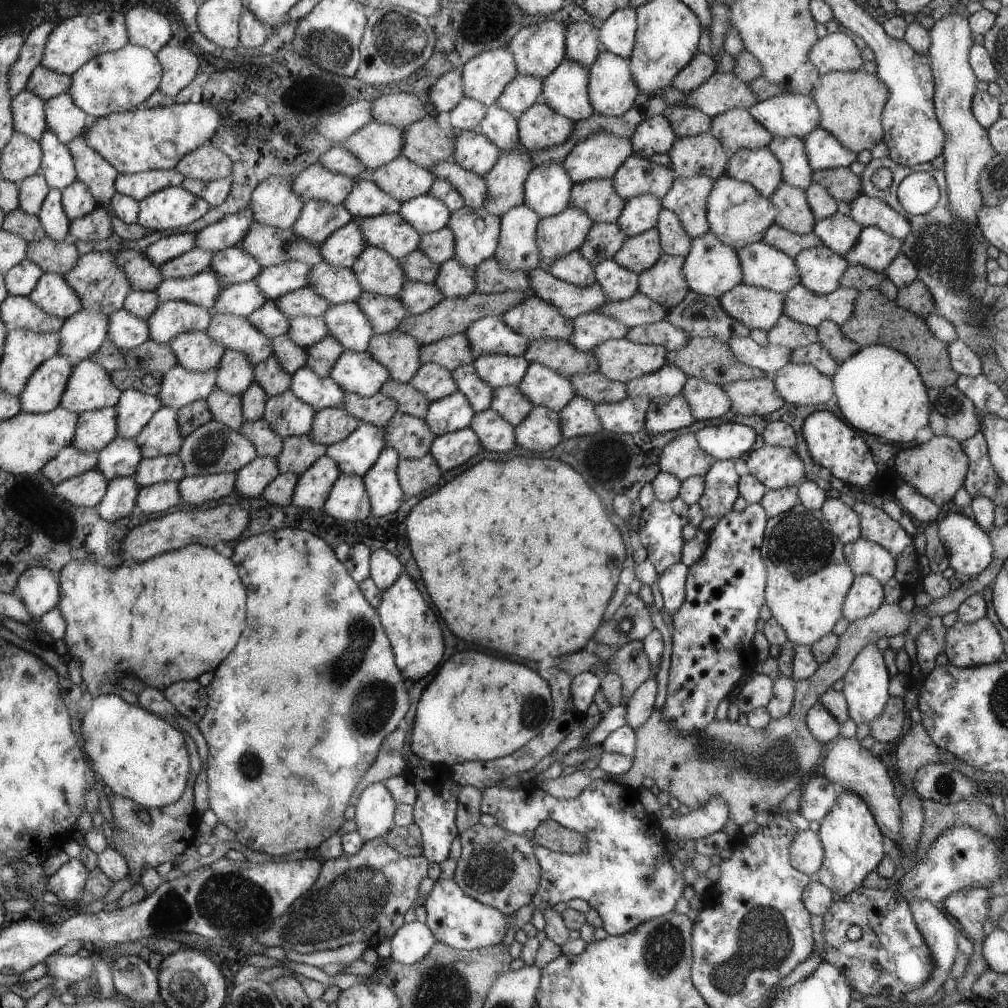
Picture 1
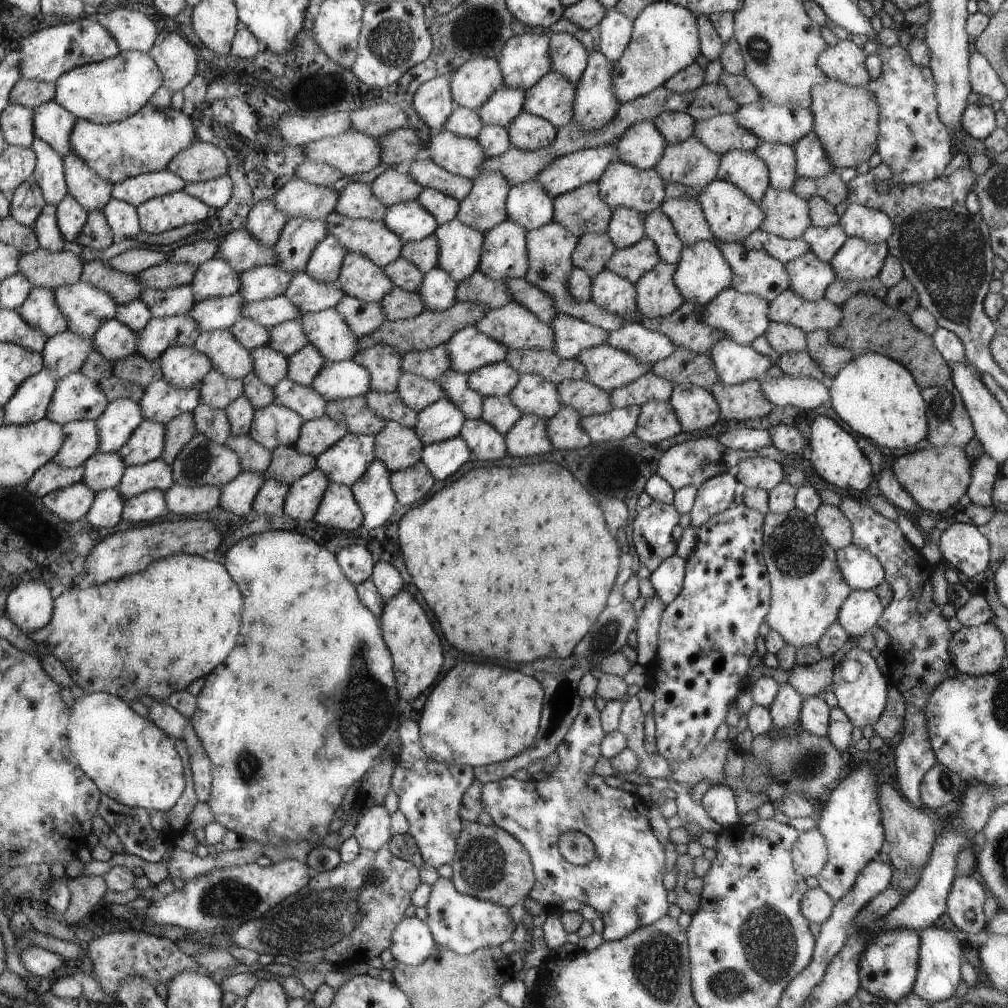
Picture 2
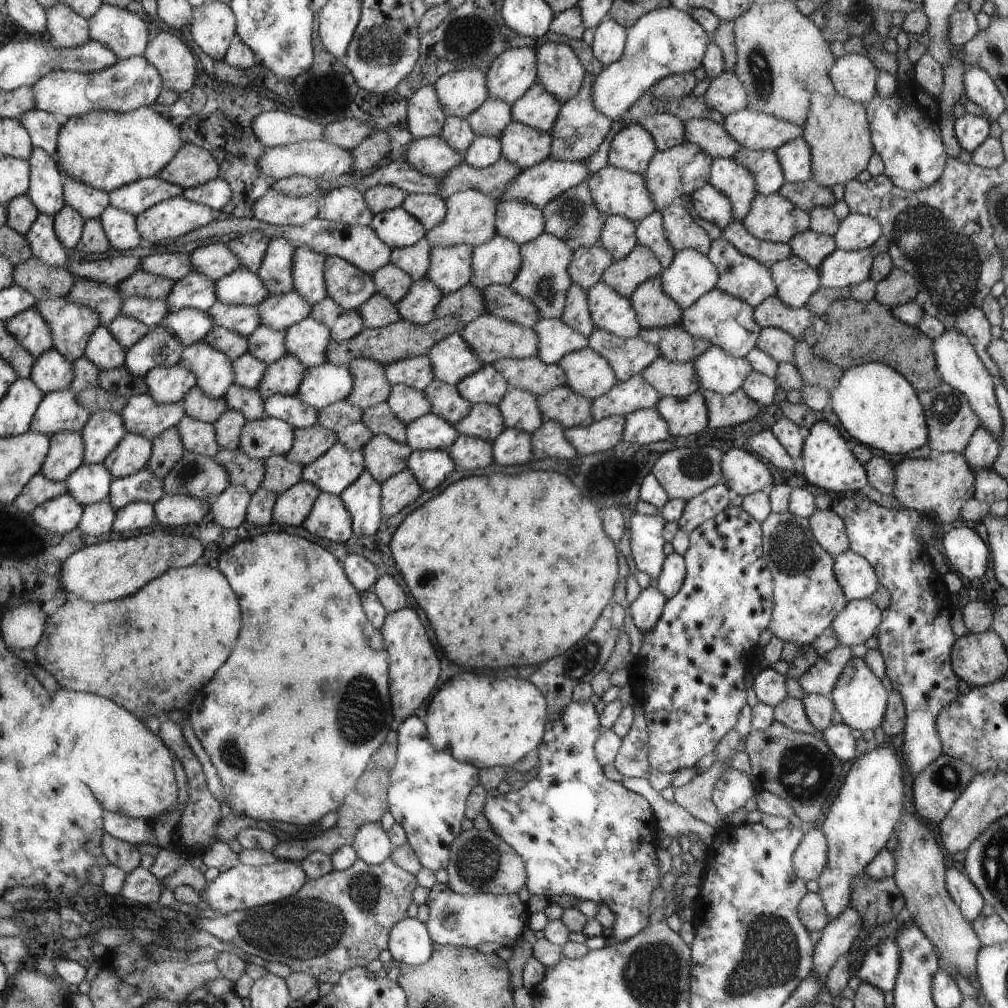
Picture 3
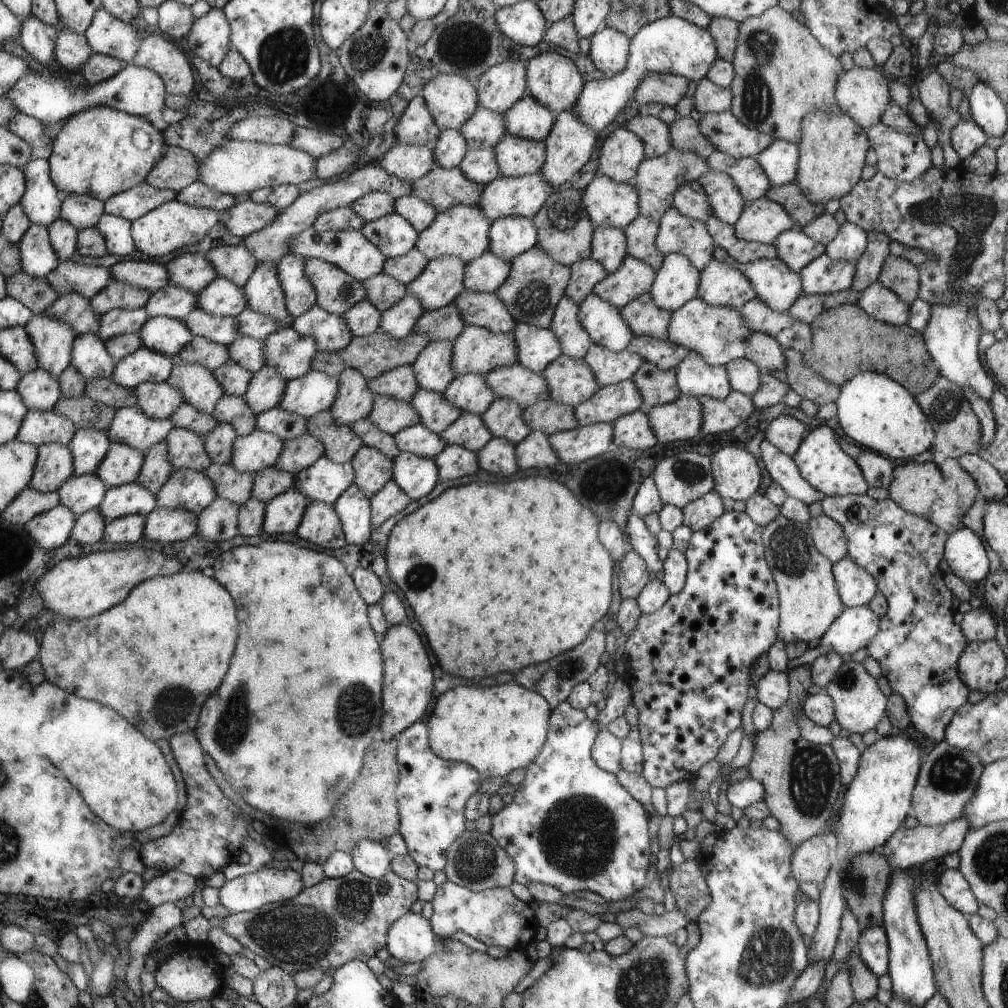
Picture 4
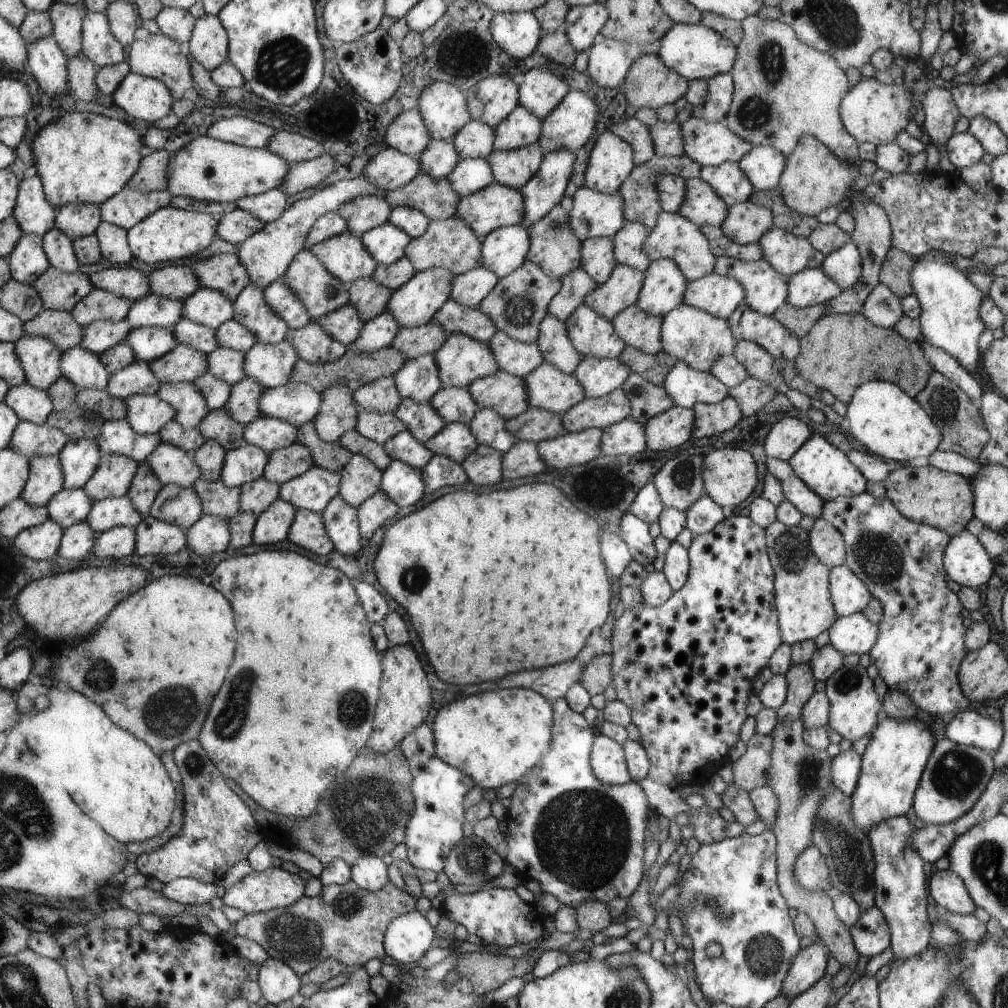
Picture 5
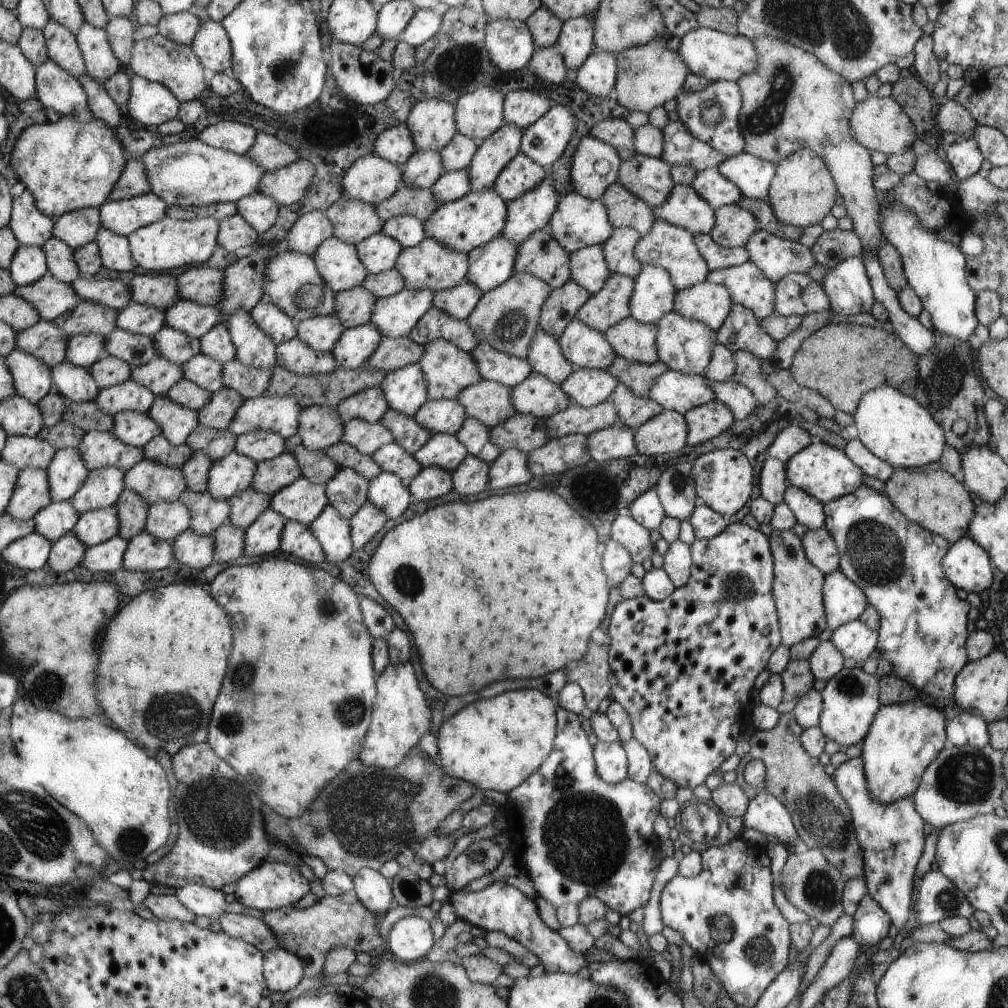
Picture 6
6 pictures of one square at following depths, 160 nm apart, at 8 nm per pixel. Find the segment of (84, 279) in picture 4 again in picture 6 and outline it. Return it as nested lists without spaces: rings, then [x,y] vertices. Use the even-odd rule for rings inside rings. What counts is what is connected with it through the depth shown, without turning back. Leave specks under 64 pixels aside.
[[[50,274],[32,284],[16,287],[14,294],[30,302],[38,310],[41,319],[53,322],[82,302],[72,286],[56,280]]]

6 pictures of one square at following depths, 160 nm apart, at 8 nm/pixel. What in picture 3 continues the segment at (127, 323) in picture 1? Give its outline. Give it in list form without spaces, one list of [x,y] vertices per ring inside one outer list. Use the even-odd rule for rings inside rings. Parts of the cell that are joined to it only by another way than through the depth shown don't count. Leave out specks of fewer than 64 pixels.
[[[102,326],[94,330],[88,339],[83,356],[100,371],[117,369],[126,362],[126,349],[115,339],[108,328]]]

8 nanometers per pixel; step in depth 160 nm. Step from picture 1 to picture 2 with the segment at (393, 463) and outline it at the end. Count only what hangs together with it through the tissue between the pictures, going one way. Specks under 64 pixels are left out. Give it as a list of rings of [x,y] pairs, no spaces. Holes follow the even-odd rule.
[[[374,461],[363,478],[351,486],[367,529],[386,524],[395,514],[398,504],[389,481],[390,473],[383,462]]]

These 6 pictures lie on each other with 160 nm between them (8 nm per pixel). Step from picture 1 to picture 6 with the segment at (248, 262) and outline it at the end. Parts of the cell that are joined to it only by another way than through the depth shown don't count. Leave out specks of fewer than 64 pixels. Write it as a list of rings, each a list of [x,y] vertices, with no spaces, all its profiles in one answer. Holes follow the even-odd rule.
[[[130,301],[118,311],[117,328],[145,337],[153,337],[166,326],[165,311]]]

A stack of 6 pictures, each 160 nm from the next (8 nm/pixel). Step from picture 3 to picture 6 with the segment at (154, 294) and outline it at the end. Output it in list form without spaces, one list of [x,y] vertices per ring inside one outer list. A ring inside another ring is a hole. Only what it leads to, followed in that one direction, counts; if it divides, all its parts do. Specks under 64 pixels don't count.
[[[82,301],[71,311],[60,315],[54,322],[70,340],[76,335],[102,335],[107,337],[117,328],[118,311],[92,301]]]

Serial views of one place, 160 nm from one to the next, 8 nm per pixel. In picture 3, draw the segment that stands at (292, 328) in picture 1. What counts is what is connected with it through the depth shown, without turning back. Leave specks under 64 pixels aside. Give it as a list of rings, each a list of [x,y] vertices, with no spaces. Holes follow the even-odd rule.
[[[258,325],[258,328],[247,336],[247,353],[269,365],[285,355],[285,331],[275,331]]]

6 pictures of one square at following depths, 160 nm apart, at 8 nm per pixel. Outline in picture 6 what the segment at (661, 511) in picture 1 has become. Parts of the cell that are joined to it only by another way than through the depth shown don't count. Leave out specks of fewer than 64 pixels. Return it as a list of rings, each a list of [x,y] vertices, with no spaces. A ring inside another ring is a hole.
[[[627,511],[616,516],[616,519],[612,522],[610,539],[620,542],[620,544],[630,552],[633,563],[642,565],[646,558],[649,558],[650,560],[652,559],[654,546],[652,546],[652,542],[650,542],[650,532],[648,532],[644,526],[640,526],[640,524],[638,524]]]

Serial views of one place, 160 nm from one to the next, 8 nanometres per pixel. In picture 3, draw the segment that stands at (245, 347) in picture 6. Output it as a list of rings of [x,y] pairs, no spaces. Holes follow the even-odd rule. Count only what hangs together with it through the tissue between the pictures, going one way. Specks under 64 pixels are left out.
[[[272,239],[262,266],[255,272],[270,295],[293,290],[293,252],[295,247],[284,239]]]

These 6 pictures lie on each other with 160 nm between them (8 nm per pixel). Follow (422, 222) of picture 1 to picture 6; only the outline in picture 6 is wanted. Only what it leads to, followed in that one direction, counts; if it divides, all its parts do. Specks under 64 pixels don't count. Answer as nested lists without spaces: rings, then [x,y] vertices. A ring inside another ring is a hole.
[[[381,232],[361,240],[355,244],[355,247],[358,250],[359,259],[373,275],[394,269],[396,259],[403,250],[401,244]]]

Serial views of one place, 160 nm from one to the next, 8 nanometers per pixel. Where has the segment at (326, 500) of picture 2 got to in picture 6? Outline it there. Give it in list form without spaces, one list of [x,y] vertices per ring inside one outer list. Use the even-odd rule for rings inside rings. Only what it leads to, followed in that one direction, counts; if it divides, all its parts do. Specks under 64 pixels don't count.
[[[287,521],[281,536],[280,549],[312,565],[325,560],[325,552],[318,538],[306,525],[296,521]]]

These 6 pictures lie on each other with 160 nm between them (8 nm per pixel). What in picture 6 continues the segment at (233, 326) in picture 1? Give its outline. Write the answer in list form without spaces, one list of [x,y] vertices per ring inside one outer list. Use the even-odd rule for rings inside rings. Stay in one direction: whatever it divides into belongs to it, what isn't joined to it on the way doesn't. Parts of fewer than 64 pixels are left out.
[[[160,395],[148,412],[158,422],[162,429],[161,435],[167,438],[174,446],[187,442],[199,424],[196,410],[186,408]]]

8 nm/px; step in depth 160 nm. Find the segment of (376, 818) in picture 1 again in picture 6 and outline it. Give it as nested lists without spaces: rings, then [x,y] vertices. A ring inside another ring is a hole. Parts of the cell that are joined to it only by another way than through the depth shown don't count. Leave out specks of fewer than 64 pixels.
[[[364,868],[353,879],[353,892],[364,906],[376,917],[382,917],[394,907],[395,899],[391,892],[392,880],[384,878],[379,871]]]

